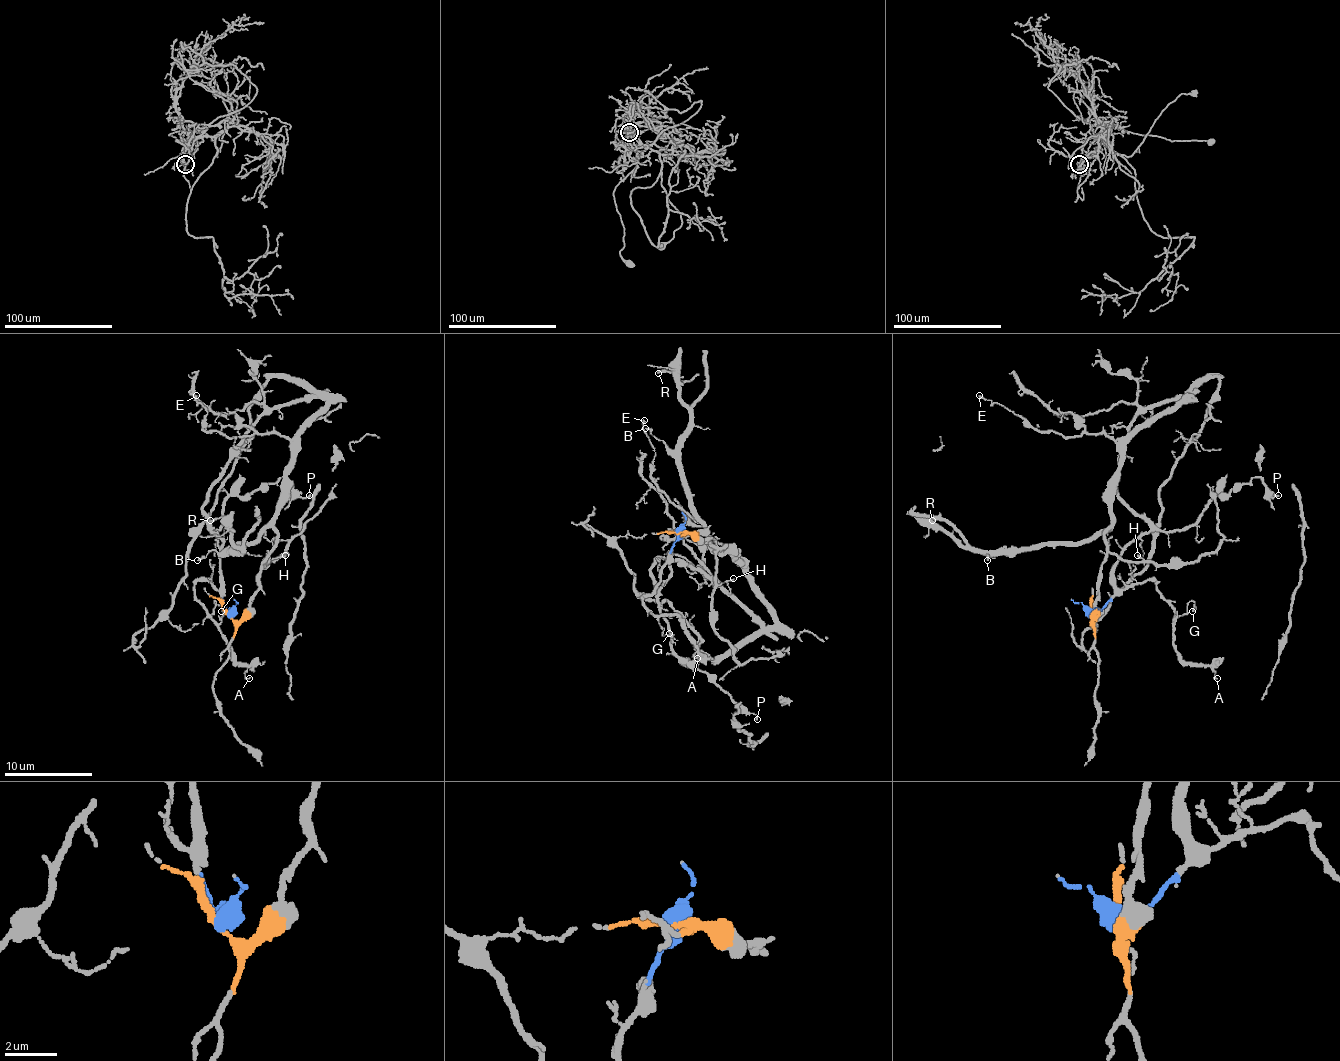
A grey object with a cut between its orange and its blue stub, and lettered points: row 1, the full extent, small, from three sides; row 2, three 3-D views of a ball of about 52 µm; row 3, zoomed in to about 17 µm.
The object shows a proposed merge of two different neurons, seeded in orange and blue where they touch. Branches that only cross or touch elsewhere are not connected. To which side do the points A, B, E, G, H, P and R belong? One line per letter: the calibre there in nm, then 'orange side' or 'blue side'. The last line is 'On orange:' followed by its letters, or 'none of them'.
A: 140 nm | blue side
B: 170 nm | orange side
E: 140 nm | orange side
G: 130 nm | blue side
H: 130 nm | orange side
P: 130 nm | blue side
R: 200 nm | orange side
On orange: B, E, H, R

